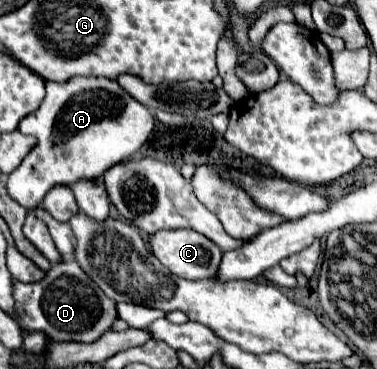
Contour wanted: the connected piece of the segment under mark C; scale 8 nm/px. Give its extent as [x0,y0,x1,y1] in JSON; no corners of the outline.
[149,228,221,280]

